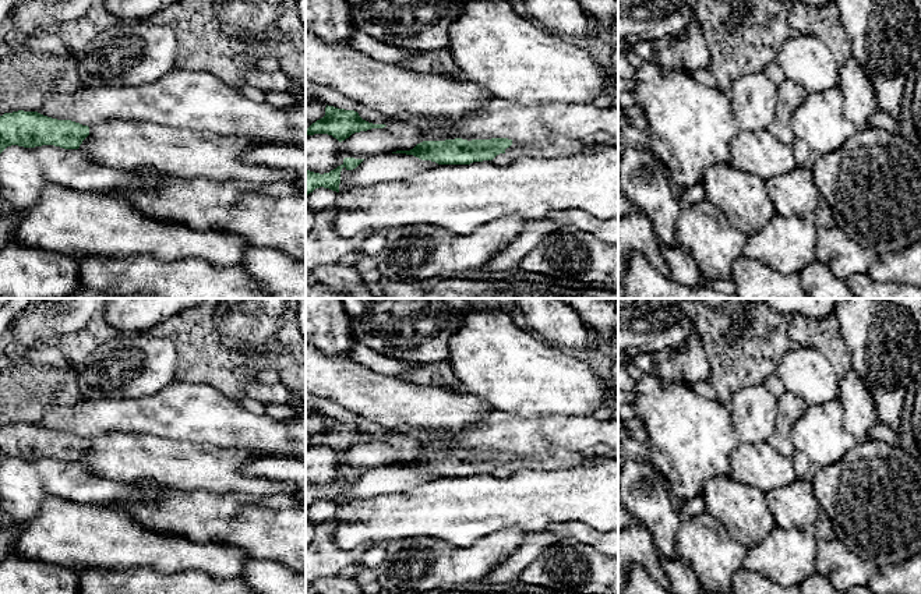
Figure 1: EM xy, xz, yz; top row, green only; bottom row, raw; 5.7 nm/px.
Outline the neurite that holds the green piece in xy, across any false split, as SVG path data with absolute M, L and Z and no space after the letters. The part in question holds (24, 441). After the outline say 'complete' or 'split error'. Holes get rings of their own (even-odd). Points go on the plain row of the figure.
M13 424L0 428L0 466L11 457L35 460L54 457L78 462L89 439L71 432L57 432L38 424Z; complete

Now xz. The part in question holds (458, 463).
M544 449L530 455L508 450L491 452L445 452L423 453L410 463L392 466L413 467L421 473L431 473L438 477L470 477L473 474L493 473L497 467L505 466L511 473L521 469L557 470L565 467L581 467L586 464L586 453L568 452L564 449Z; split error

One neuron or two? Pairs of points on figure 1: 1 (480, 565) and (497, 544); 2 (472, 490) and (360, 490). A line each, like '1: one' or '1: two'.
1: one
2: two

